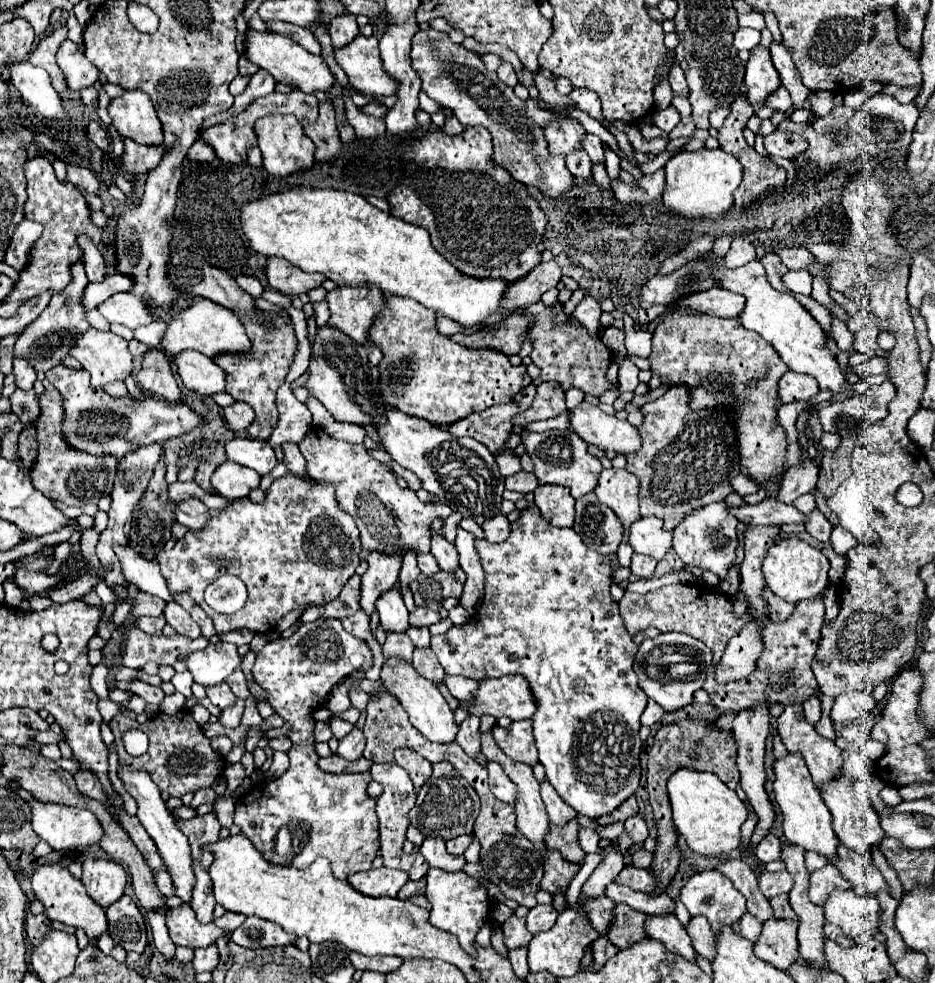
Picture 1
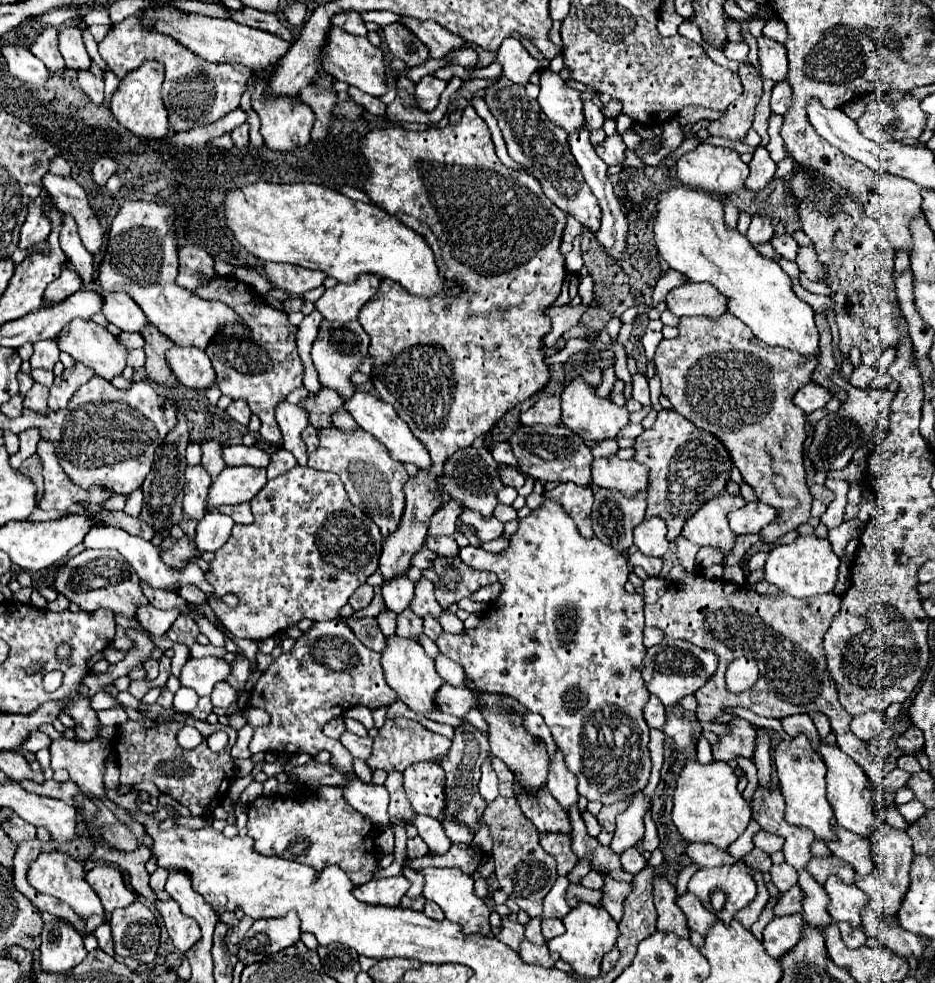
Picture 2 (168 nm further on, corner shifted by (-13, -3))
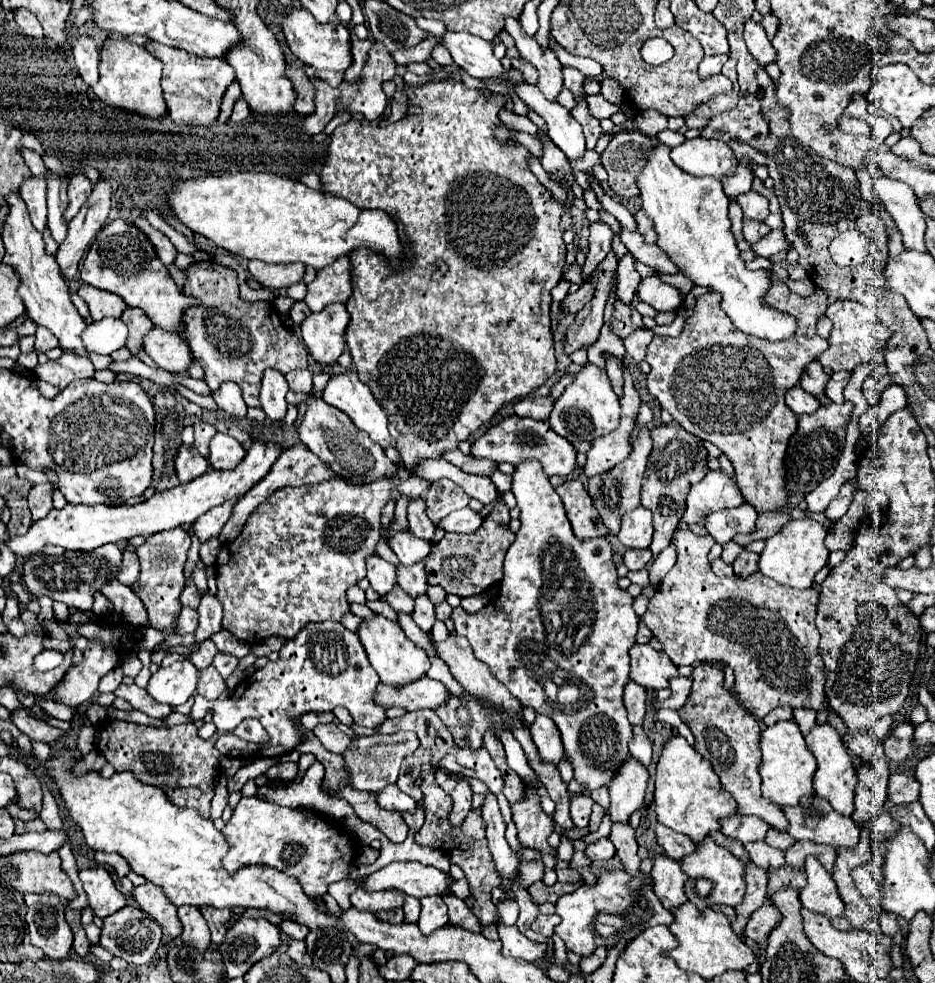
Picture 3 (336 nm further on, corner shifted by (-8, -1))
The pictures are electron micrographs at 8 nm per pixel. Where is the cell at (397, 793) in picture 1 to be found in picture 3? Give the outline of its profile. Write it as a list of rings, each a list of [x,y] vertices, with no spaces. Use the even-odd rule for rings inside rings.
[[[405,897],[405,905],[403,905],[403,911],[405,911],[405,923],[415,923],[417,917],[419,917],[419,899],[415,897]]]

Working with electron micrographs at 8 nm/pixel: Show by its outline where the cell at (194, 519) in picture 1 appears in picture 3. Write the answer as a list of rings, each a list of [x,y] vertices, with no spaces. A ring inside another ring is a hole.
[[[181,445],[173,467],[175,467],[177,479],[181,483],[189,483],[189,481],[197,479],[199,475],[207,473],[209,463],[203,455],[199,455],[199,451],[193,445]]]

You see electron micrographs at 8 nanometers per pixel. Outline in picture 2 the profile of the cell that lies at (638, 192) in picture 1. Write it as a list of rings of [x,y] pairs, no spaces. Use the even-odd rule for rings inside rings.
[[[616,133],[612,137],[606,137],[602,145],[596,147],[596,153],[608,163],[608,165],[624,165],[626,159],[626,145],[622,137]]]

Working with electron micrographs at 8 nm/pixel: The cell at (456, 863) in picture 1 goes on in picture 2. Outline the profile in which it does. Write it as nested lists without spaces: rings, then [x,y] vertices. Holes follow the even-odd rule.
[[[418,815],[412,823],[434,855],[444,855],[450,849],[450,841],[446,841],[448,835],[444,835],[444,827],[440,821],[436,821],[432,817]]]

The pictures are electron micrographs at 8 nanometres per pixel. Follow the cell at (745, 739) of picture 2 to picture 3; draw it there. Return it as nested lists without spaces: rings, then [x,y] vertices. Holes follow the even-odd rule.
[[[697,665],[691,673],[693,687],[687,697],[687,703],[679,709],[683,723],[695,735],[695,749],[701,753],[715,769],[721,779],[721,785],[733,795],[737,801],[737,813],[755,815],[767,821],[771,827],[785,831],[787,819],[779,805],[771,805],[771,801],[761,795],[761,777],[759,777],[759,723],[747,709],[743,709],[731,691],[723,685],[723,671],[715,665]]]

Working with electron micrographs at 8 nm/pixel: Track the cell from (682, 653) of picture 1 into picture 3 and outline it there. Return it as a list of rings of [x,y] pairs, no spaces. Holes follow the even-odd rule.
[[[635,643],[629,649],[631,655],[631,681],[645,689],[665,689],[671,677],[677,675],[677,667],[665,653],[657,653],[651,645]]]

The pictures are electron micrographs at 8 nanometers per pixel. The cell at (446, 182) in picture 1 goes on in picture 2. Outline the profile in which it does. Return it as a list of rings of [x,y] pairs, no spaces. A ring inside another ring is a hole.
[[[472,105],[464,109],[458,125],[448,125],[446,129],[370,131],[362,141],[362,151],[372,169],[368,183],[364,183],[364,191],[388,213],[406,211],[418,217],[426,215],[424,223],[430,225],[442,243],[442,255],[436,261],[440,273],[458,281],[464,289],[458,299],[446,299],[444,295],[426,299],[408,295],[400,283],[384,279],[376,297],[362,307],[358,317],[360,325],[370,335],[370,355],[376,359],[372,369],[376,391],[386,403],[394,405],[396,413],[408,423],[412,433],[428,447],[434,461],[430,473],[420,471],[416,483],[406,483],[402,523],[394,535],[384,539],[380,573],[384,575],[384,581],[388,581],[406,575],[414,553],[424,545],[430,517],[442,501],[434,477],[442,473],[444,459],[454,451],[472,445],[476,437],[488,433],[508,409],[530,399],[550,379],[548,365],[542,361],[542,335],[550,329],[550,319],[544,315],[544,309],[548,309],[560,295],[566,277],[564,257],[560,253],[566,215],[544,195],[540,183],[532,175],[500,163],[490,129]]]

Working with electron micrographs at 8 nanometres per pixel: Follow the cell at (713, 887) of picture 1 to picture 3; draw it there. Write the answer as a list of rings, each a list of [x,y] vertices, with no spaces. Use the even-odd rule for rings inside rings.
[[[705,837],[703,843],[697,843],[697,849],[695,853],[691,853],[689,857],[683,857],[681,861],[681,869],[683,873],[687,875],[687,883],[685,883],[685,895],[691,903],[695,903],[697,907],[711,907],[713,903],[719,903],[719,905],[739,905],[743,901],[743,893],[745,893],[745,879],[743,879],[743,863],[731,855],[727,849],[719,847],[715,841],[711,841],[711,837]],[[699,877],[705,877],[713,883],[713,889],[707,897],[699,897],[695,893],[695,879]]]

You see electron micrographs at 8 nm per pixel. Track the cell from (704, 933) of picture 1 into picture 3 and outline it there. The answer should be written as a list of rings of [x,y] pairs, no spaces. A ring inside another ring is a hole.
[[[657,855],[653,861],[653,891],[661,899],[661,903],[671,911],[679,907],[681,903],[687,901],[683,885],[685,885],[685,873],[681,871],[679,861],[667,857],[667,855]]]

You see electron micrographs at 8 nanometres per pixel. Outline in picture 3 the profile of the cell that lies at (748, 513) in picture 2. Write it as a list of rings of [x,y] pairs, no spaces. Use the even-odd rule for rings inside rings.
[[[739,505],[733,509],[723,509],[707,515],[705,529],[715,537],[717,543],[727,543],[735,533],[753,533],[755,531],[757,511],[751,505]]]

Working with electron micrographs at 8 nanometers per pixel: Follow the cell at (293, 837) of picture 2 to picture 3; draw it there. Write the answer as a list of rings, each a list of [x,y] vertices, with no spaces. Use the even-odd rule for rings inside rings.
[[[243,797],[237,809],[233,811],[231,821],[223,827],[221,833],[227,837],[229,843],[229,851],[223,857],[223,867],[227,869],[227,873],[235,873],[247,865],[267,865],[295,877],[309,897],[321,897],[331,883],[345,879],[351,869],[351,863],[359,855],[359,845],[351,839],[349,833],[339,829],[339,825],[335,827],[331,825],[331,821],[317,819],[315,813],[311,813],[309,809],[289,809],[277,803],[259,801],[257,797],[249,797],[249,799]]]

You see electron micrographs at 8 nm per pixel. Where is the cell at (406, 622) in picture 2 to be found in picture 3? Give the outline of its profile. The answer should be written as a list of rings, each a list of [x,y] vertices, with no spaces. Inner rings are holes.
[[[395,585],[395,589],[391,589],[391,593],[387,593],[385,601],[395,611],[403,611],[403,613],[411,613],[413,611],[413,599],[407,597],[407,593],[403,593],[403,589],[399,589],[397,585]]]

